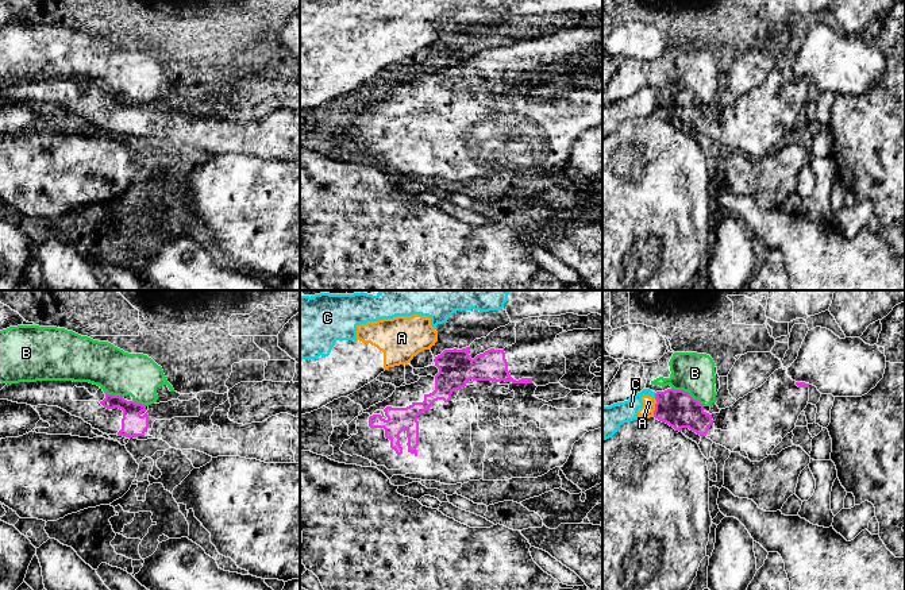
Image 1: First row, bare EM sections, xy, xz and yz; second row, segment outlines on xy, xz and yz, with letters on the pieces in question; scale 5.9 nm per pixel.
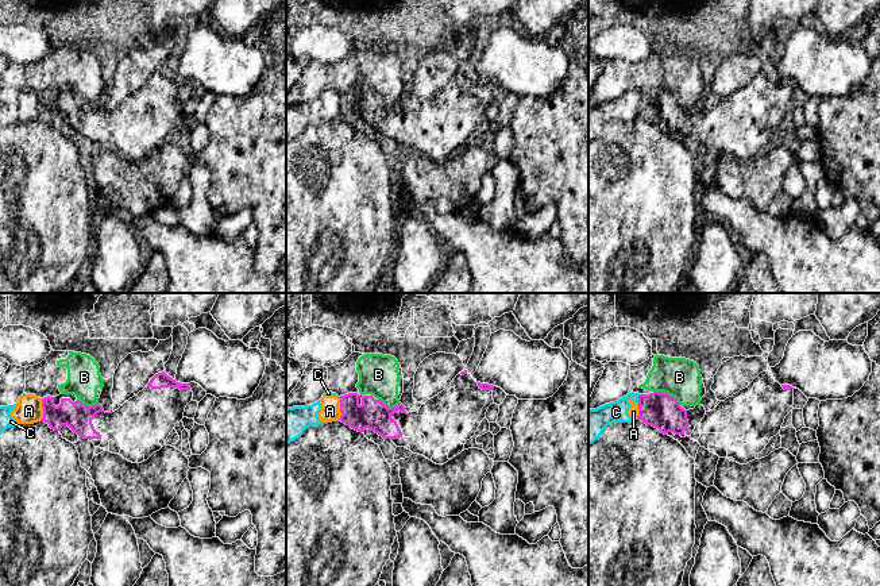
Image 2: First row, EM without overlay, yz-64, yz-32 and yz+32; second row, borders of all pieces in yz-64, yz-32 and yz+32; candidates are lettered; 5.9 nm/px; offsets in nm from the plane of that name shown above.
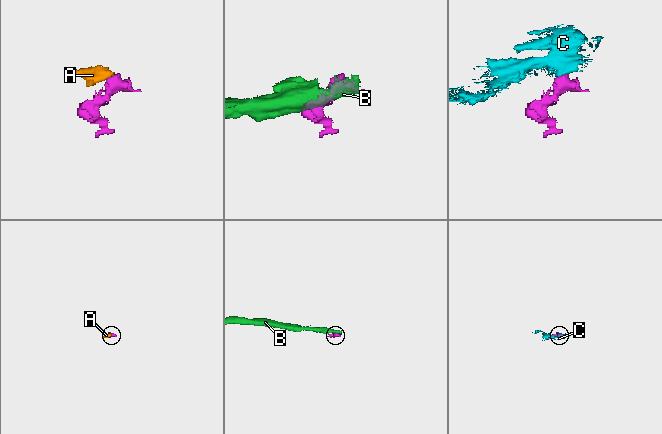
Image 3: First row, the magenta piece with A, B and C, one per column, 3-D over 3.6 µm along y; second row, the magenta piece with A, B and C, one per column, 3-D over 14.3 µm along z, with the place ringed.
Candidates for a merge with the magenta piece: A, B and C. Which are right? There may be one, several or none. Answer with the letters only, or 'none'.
none

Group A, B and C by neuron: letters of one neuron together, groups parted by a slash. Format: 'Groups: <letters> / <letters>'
Groups: A C / B

